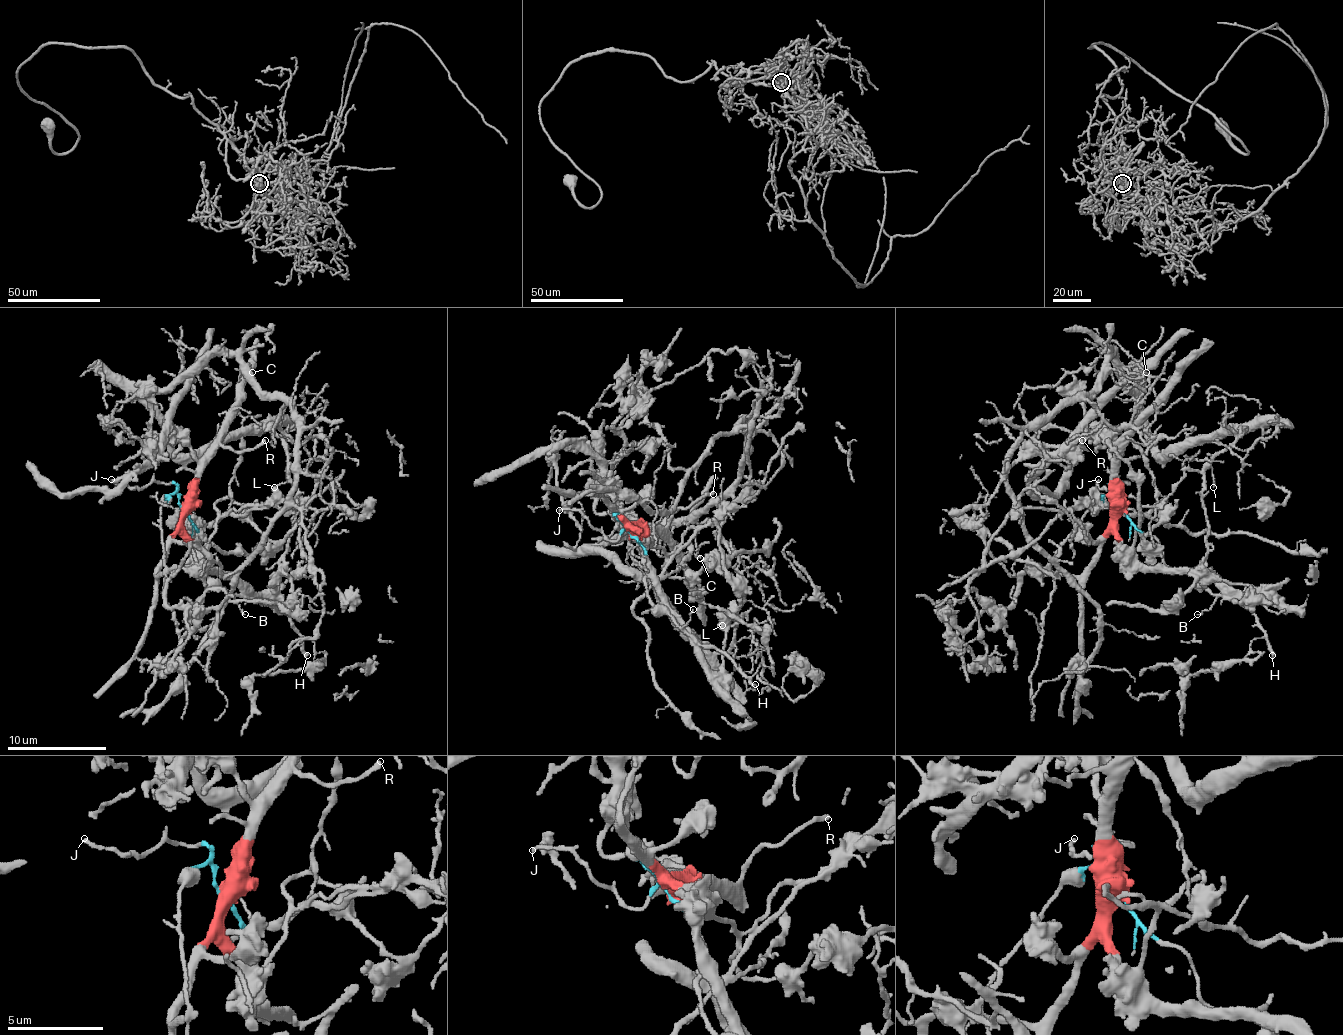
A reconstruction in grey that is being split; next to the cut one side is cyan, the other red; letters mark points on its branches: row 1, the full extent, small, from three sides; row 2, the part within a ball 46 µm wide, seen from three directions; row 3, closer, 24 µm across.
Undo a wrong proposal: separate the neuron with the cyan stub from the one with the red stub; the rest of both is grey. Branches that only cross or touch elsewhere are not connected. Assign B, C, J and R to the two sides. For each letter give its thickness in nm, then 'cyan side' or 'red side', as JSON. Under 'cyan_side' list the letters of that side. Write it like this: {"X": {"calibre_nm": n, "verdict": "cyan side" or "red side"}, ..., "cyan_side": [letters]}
{"B": {"calibre_nm": 100, "verdict": "cyan side"}, "C": {"calibre_nm": 160, "verdict": "red side"}, "J": {"calibre_nm": 180, "verdict": "cyan side"}, "R": {"calibre_nm": 150, "verdict": "red side"}, "cyan_side": ["B", "J"]}

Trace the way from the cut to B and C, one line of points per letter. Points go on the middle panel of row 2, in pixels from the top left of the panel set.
B: (631, 533), (648, 558), (646, 596), (681, 626), (691, 618), (693, 608)
C: (631, 533), (646, 526), (631, 523), (616, 511), (636, 531), (691, 521), (698, 526), (696, 551), (701, 558)

